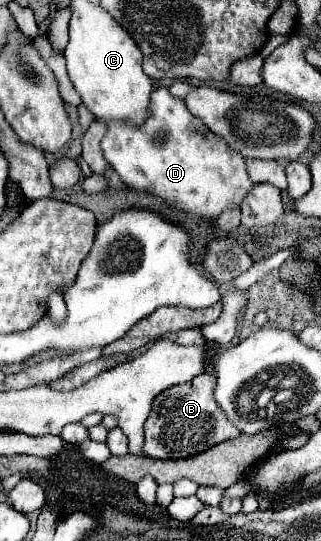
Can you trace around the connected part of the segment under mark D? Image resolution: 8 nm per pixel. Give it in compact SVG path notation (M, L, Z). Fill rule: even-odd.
M157 88L151 94L149 116L141 126L109 122L101 150L121 180L137 190L149 190L181 210L215 220L225 208L241 204L253 182L247 176L243 156L213 134L201 120L189 114L181 98Z

